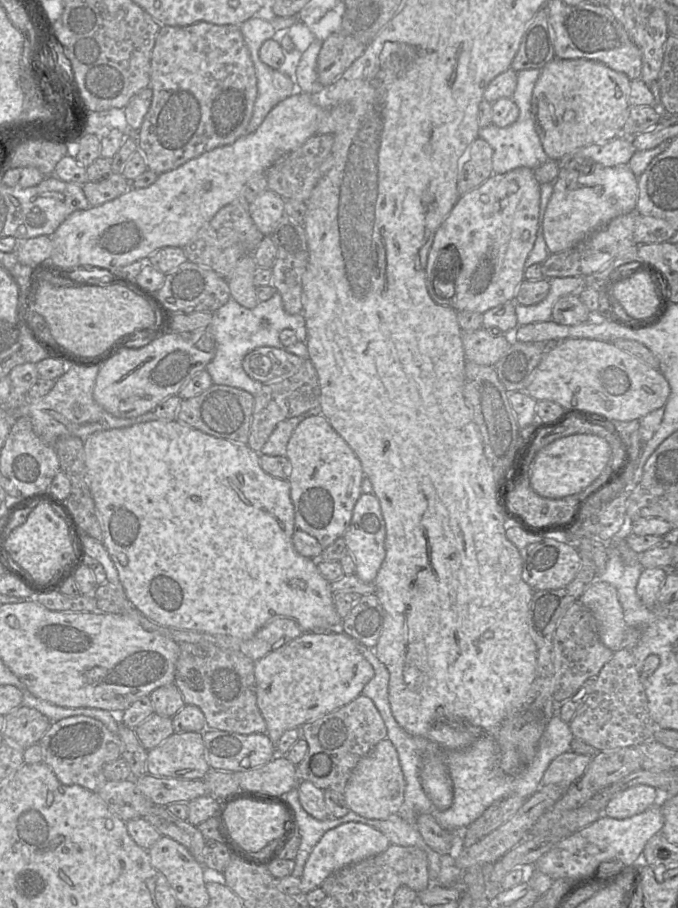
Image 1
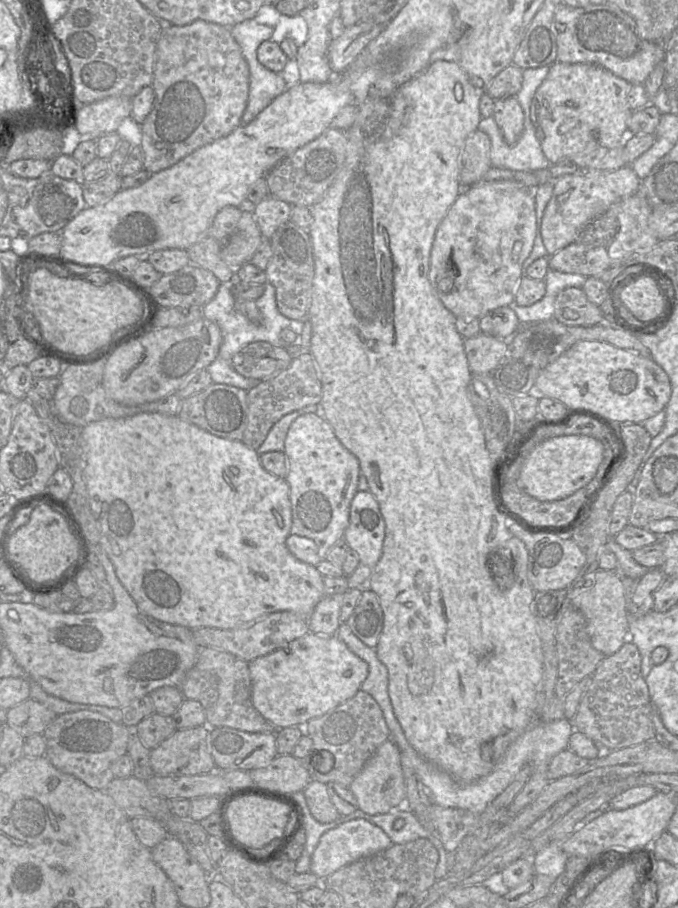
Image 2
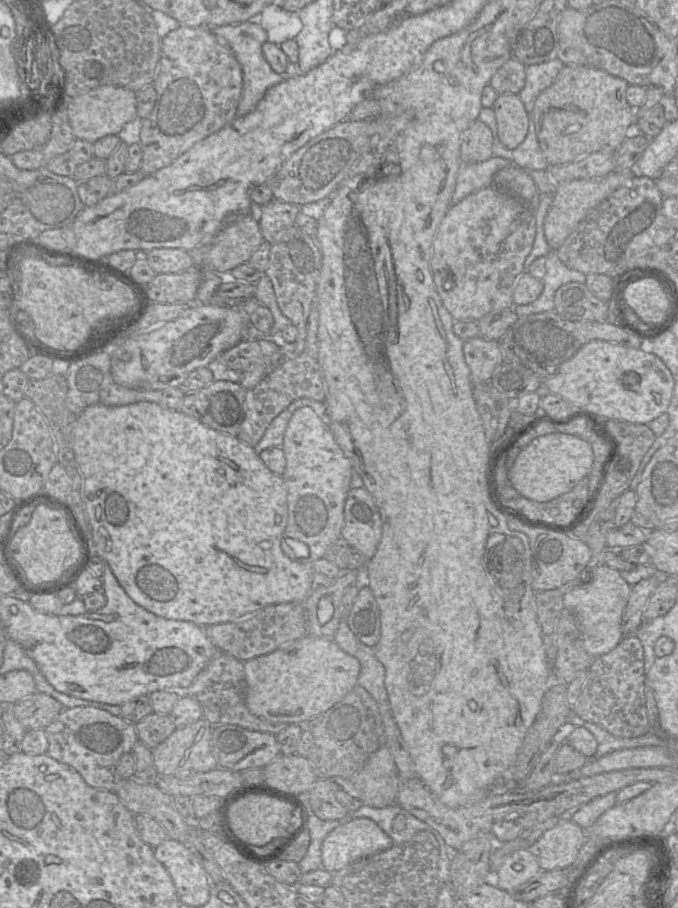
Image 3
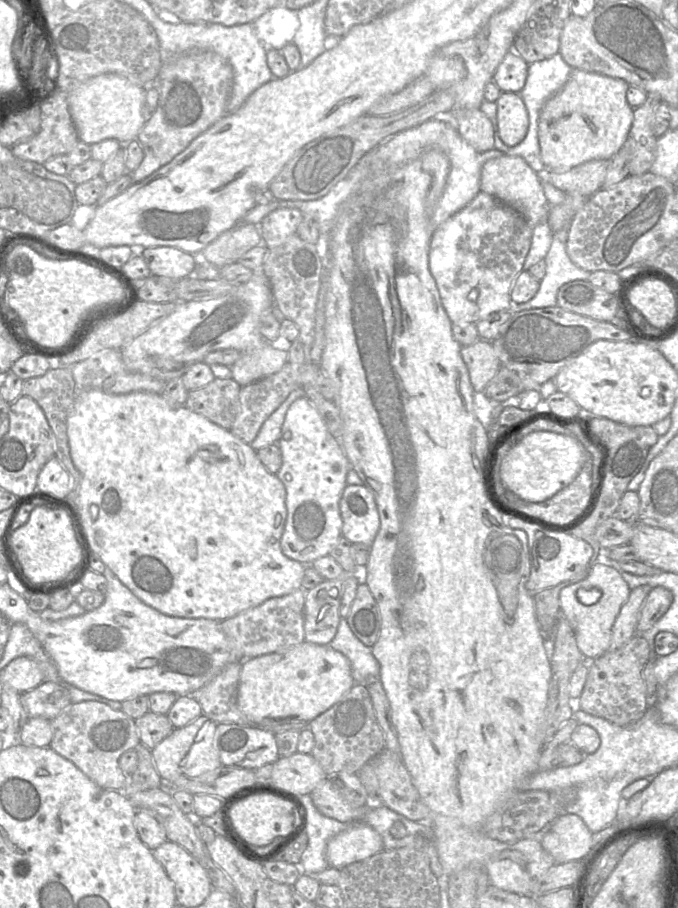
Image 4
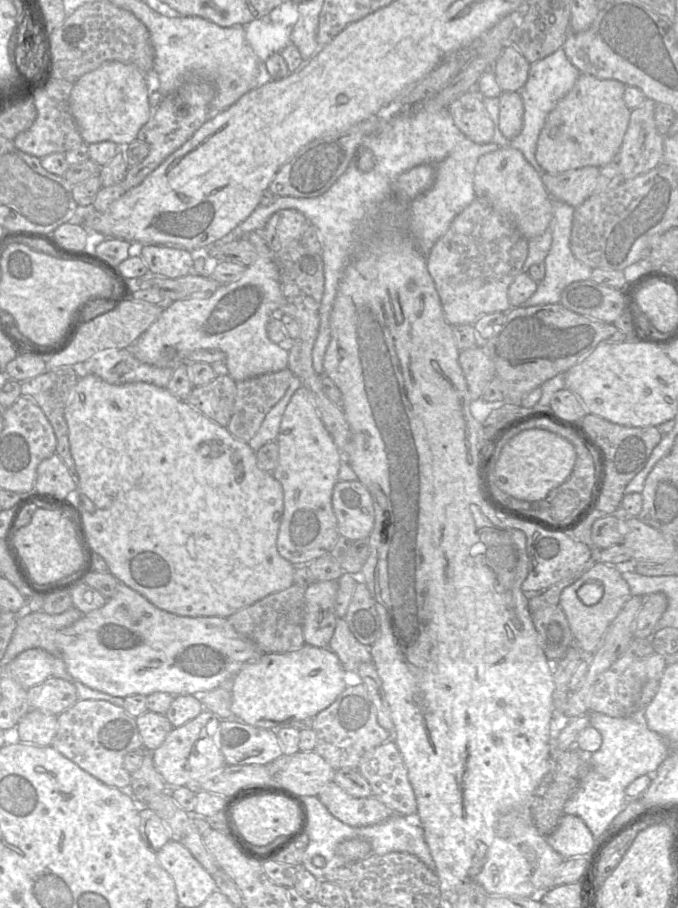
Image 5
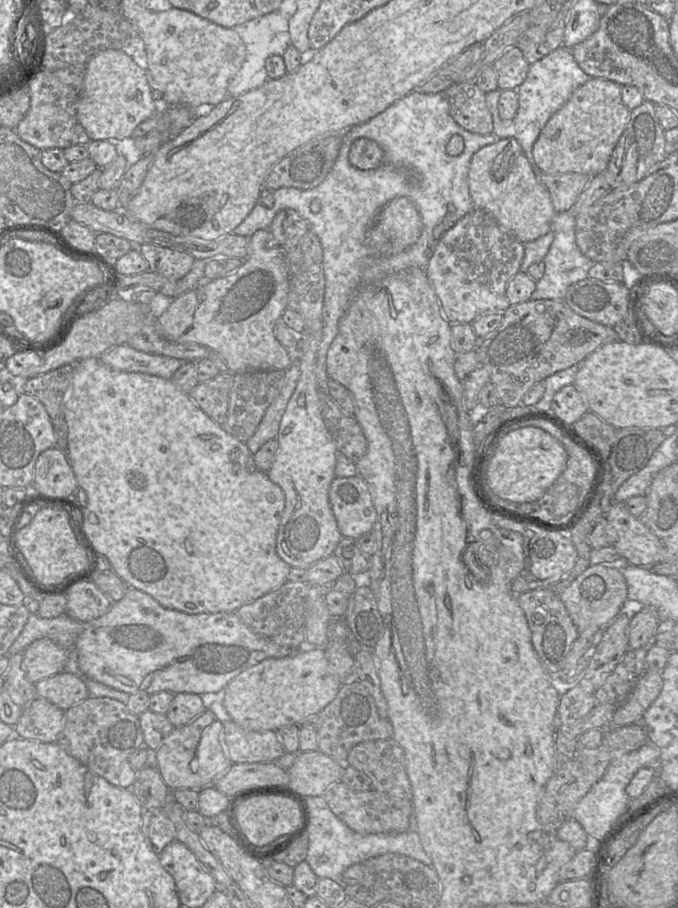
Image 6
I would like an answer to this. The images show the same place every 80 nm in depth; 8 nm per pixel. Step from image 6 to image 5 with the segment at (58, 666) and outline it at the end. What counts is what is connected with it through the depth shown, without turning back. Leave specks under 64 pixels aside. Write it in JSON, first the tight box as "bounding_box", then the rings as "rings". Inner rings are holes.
{"bounding_box":[5,648,55,689],"rings":[[[30,648],[17,655],[5,668],[24,689],[42,683],[51,677],[55,657],[42,648]]]}

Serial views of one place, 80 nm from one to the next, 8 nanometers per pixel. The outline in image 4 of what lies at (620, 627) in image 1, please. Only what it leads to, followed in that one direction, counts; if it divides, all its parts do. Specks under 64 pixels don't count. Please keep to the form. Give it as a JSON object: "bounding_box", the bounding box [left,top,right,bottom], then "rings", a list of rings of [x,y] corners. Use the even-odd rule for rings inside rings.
{"bounding_box":[561,562,631,660],"rings":[[[602,562],[593,565],[586,579],[562,589],[561,615],[572,626],[577,646],[586,660],[595,660],[608,651],[613,625],[622,606],[628,600],[630,592],[631,589],[621,573]]]}

